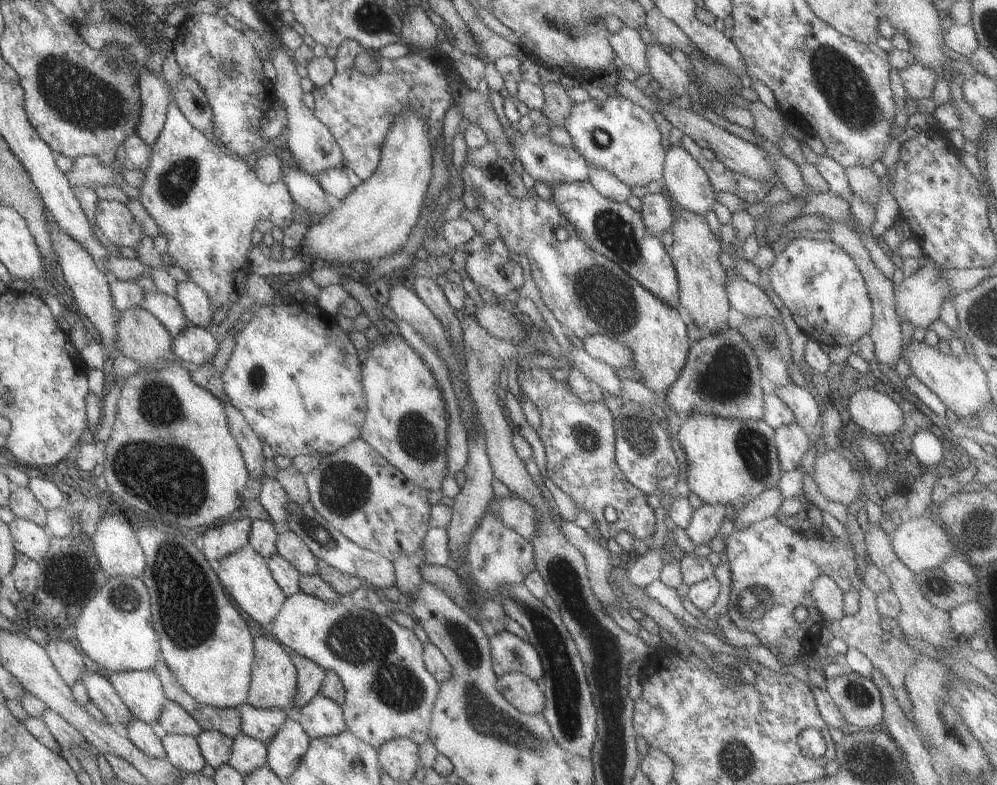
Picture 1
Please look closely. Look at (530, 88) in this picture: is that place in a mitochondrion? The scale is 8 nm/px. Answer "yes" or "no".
no

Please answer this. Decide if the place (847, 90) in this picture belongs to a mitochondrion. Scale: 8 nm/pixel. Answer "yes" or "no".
yes

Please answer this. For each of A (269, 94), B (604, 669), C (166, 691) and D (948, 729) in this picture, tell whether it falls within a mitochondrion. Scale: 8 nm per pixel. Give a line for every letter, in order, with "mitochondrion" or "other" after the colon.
A: other
B: mitochondrion
C: other
D: mitochondrion

